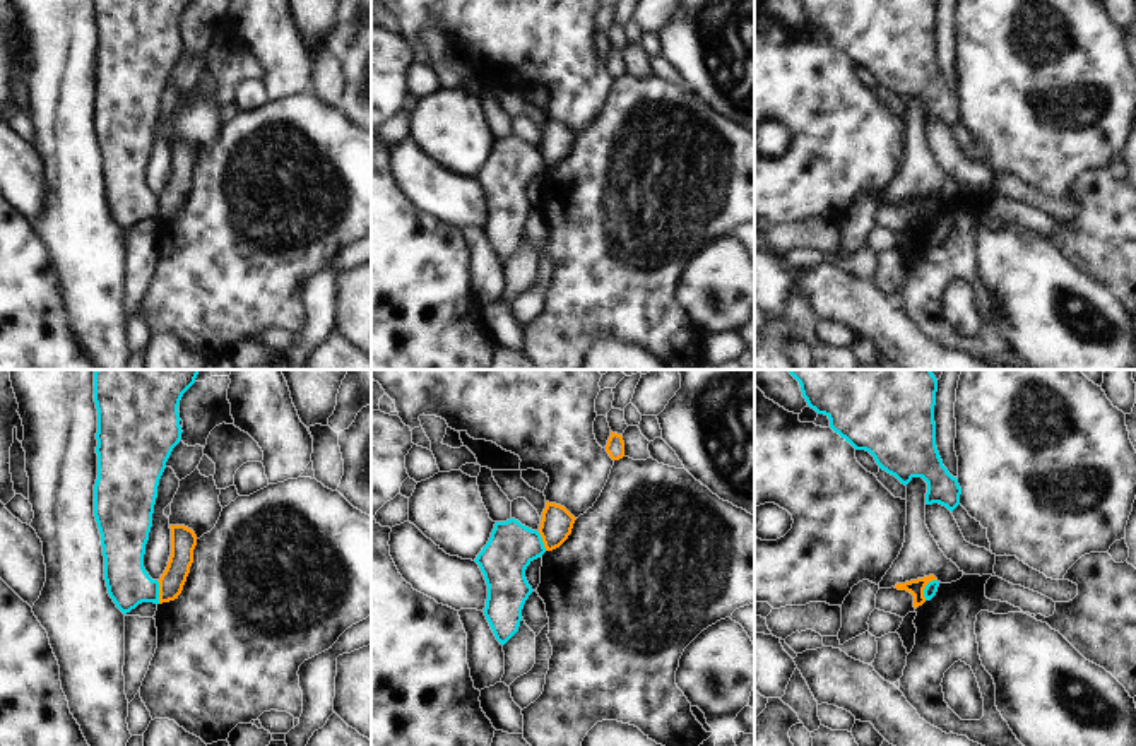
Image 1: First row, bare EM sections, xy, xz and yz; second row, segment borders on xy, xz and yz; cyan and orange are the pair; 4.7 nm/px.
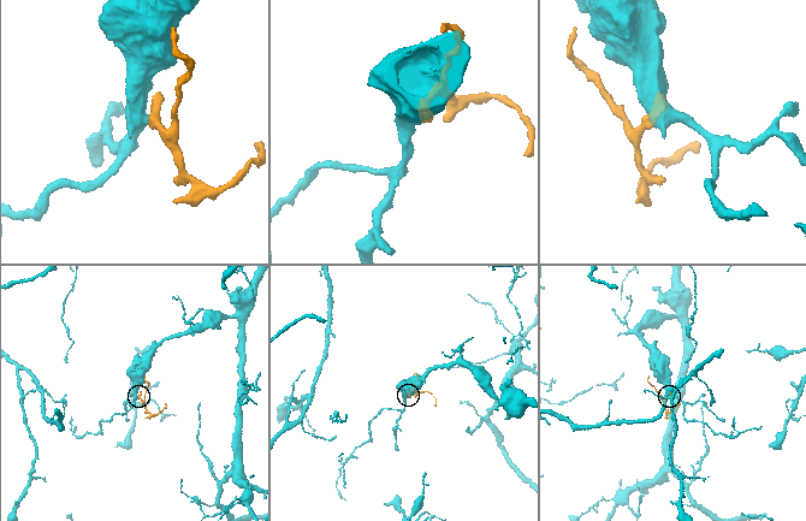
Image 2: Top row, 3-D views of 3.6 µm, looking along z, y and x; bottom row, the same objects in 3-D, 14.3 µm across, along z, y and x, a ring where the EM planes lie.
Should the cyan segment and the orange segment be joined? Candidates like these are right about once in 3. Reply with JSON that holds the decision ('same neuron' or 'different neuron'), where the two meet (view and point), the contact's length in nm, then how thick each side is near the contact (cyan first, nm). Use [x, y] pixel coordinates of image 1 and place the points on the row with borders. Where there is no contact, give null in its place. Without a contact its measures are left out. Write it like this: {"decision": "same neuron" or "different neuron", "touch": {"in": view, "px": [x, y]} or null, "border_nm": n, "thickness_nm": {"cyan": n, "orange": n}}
{"decision": "different neuron", "touch": {"in": "yz", "px": [926, 587]}, "border_nm": 120, "thickness_nm": {"cyan": 60, "orange": 80}}

